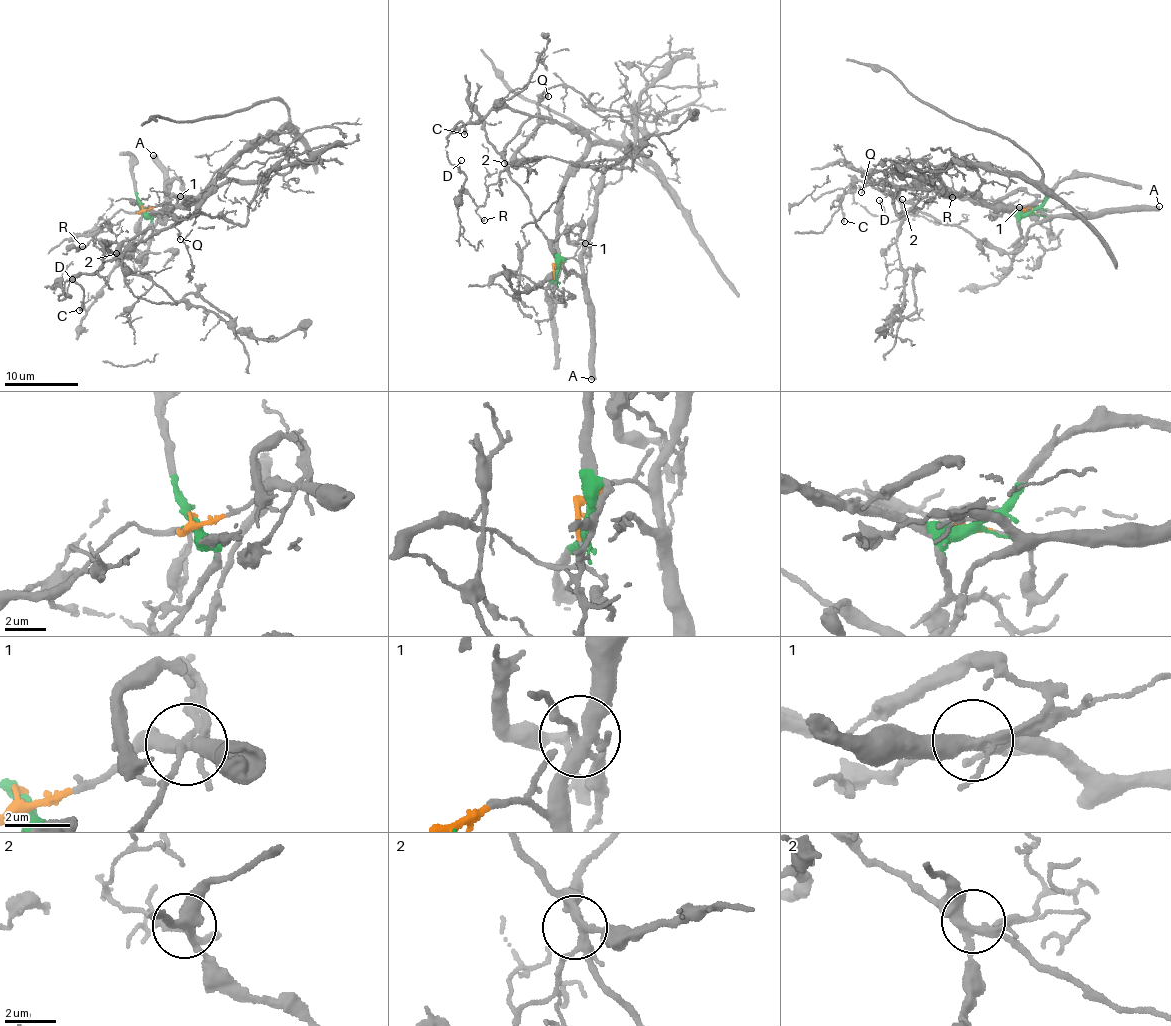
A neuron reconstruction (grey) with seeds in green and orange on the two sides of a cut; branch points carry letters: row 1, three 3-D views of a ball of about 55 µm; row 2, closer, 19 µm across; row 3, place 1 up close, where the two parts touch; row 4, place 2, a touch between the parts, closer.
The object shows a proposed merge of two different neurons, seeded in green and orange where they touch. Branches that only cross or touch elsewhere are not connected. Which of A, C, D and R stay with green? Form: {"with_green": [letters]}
{"with_green": ["C", "D", "R"]}

